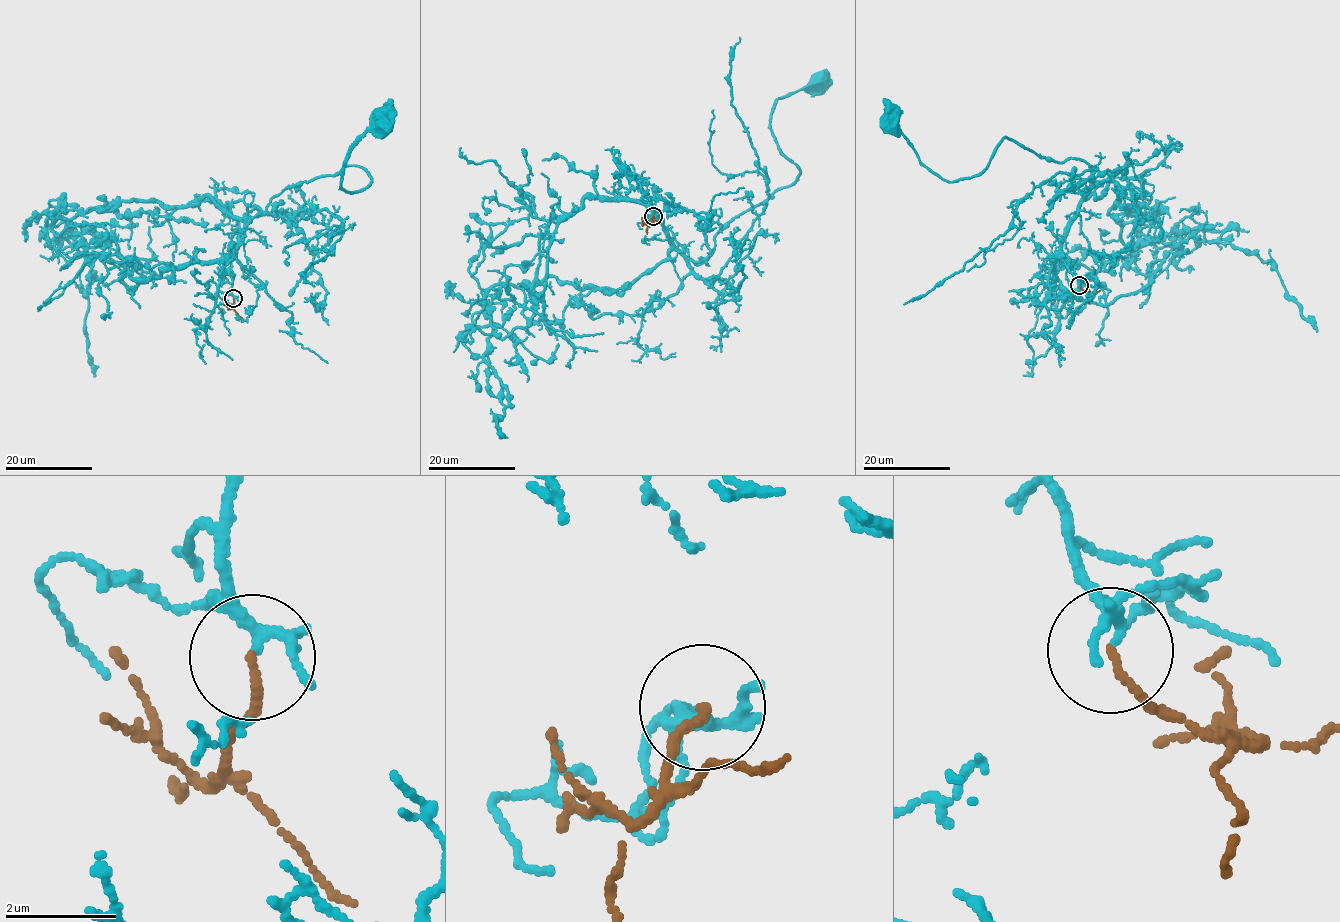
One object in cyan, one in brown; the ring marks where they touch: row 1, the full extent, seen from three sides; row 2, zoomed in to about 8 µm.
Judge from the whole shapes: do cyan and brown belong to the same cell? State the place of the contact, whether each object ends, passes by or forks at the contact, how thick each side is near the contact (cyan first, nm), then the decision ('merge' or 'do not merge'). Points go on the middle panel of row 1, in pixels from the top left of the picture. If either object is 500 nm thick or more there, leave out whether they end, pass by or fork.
place (653, 216); cyan passes by; brown ends; calibres 170 and 140 nm; merge

